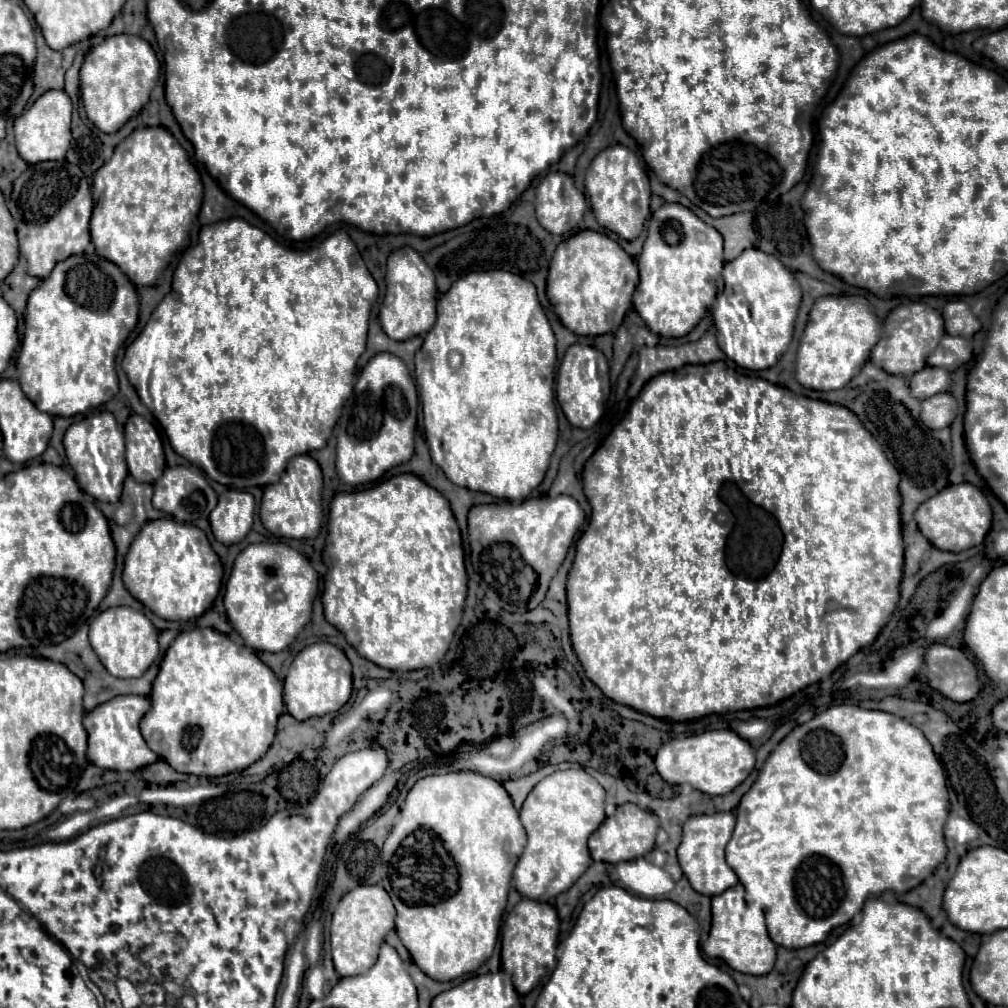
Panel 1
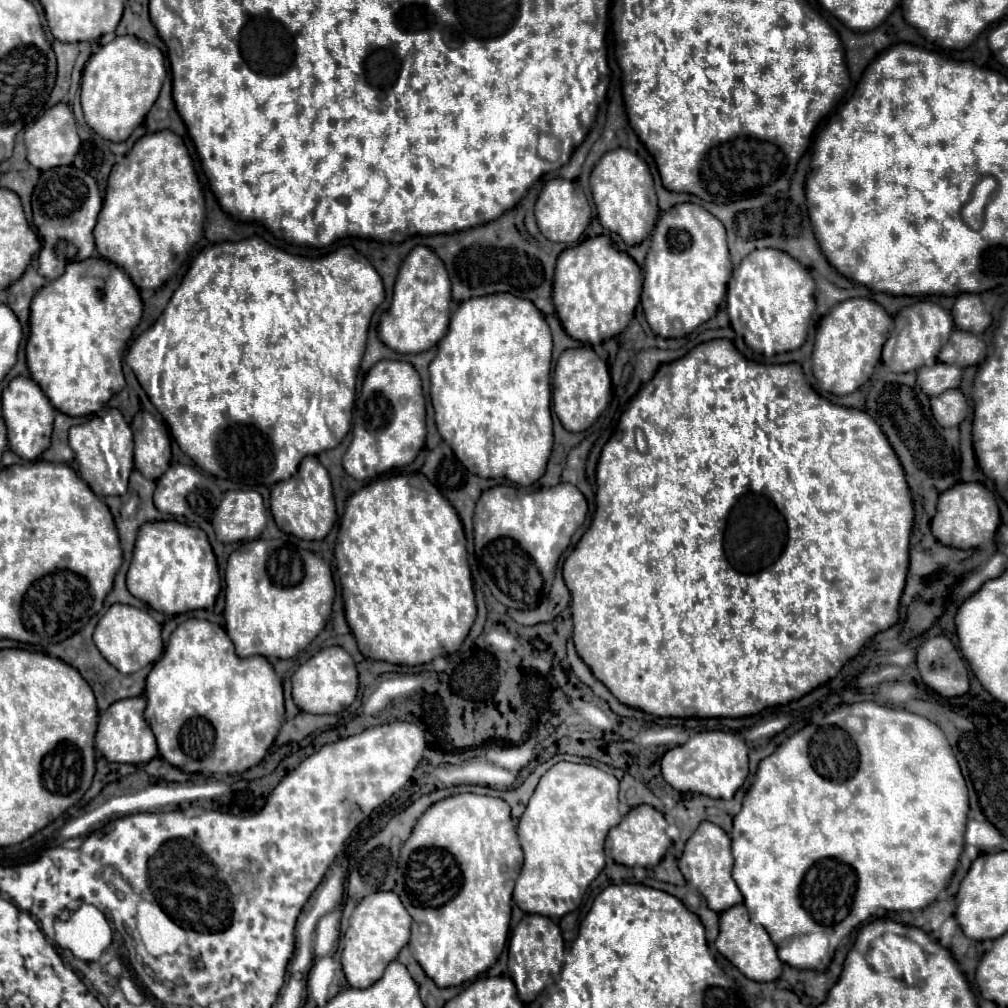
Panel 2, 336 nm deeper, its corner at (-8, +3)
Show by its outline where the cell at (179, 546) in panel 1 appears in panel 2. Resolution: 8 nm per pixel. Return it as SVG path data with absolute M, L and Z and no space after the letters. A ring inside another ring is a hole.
M175 520L143 524L127 572L127 588L135 598L169 616L199 608L211 610L221 590L221 580L207 534L201 528L191 528Z

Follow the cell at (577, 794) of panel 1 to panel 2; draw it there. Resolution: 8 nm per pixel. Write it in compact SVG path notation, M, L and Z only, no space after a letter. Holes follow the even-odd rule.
M557 762L549 772L545 772L517 826L519 842L525 854L525 864L515 882L513 900L523 912L541 914L549 918L563 918L565 914L577 908L577 904L581 902L581 894L605 866L603 842L607 832L621 822L621 814L617 810L619 806L617 794L619 794L617 778L591 764Z

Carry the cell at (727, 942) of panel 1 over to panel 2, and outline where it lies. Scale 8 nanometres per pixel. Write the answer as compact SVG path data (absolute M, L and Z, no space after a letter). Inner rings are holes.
M743 904L731 906L729 910L719 914L719 936L717 936L715 946L749 980L773 982L773 980L777 980L781 976L783 962L777 958L775 944L771 942L767 930L763 926L755 926L755 924L749 922L747 908Z

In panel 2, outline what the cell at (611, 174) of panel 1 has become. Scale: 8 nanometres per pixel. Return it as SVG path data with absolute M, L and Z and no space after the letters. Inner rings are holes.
M617 148L603 154L591 172L591 193L601 226L619 234L625 244L641 244L651 234L660 210L651 172L635 152Z

